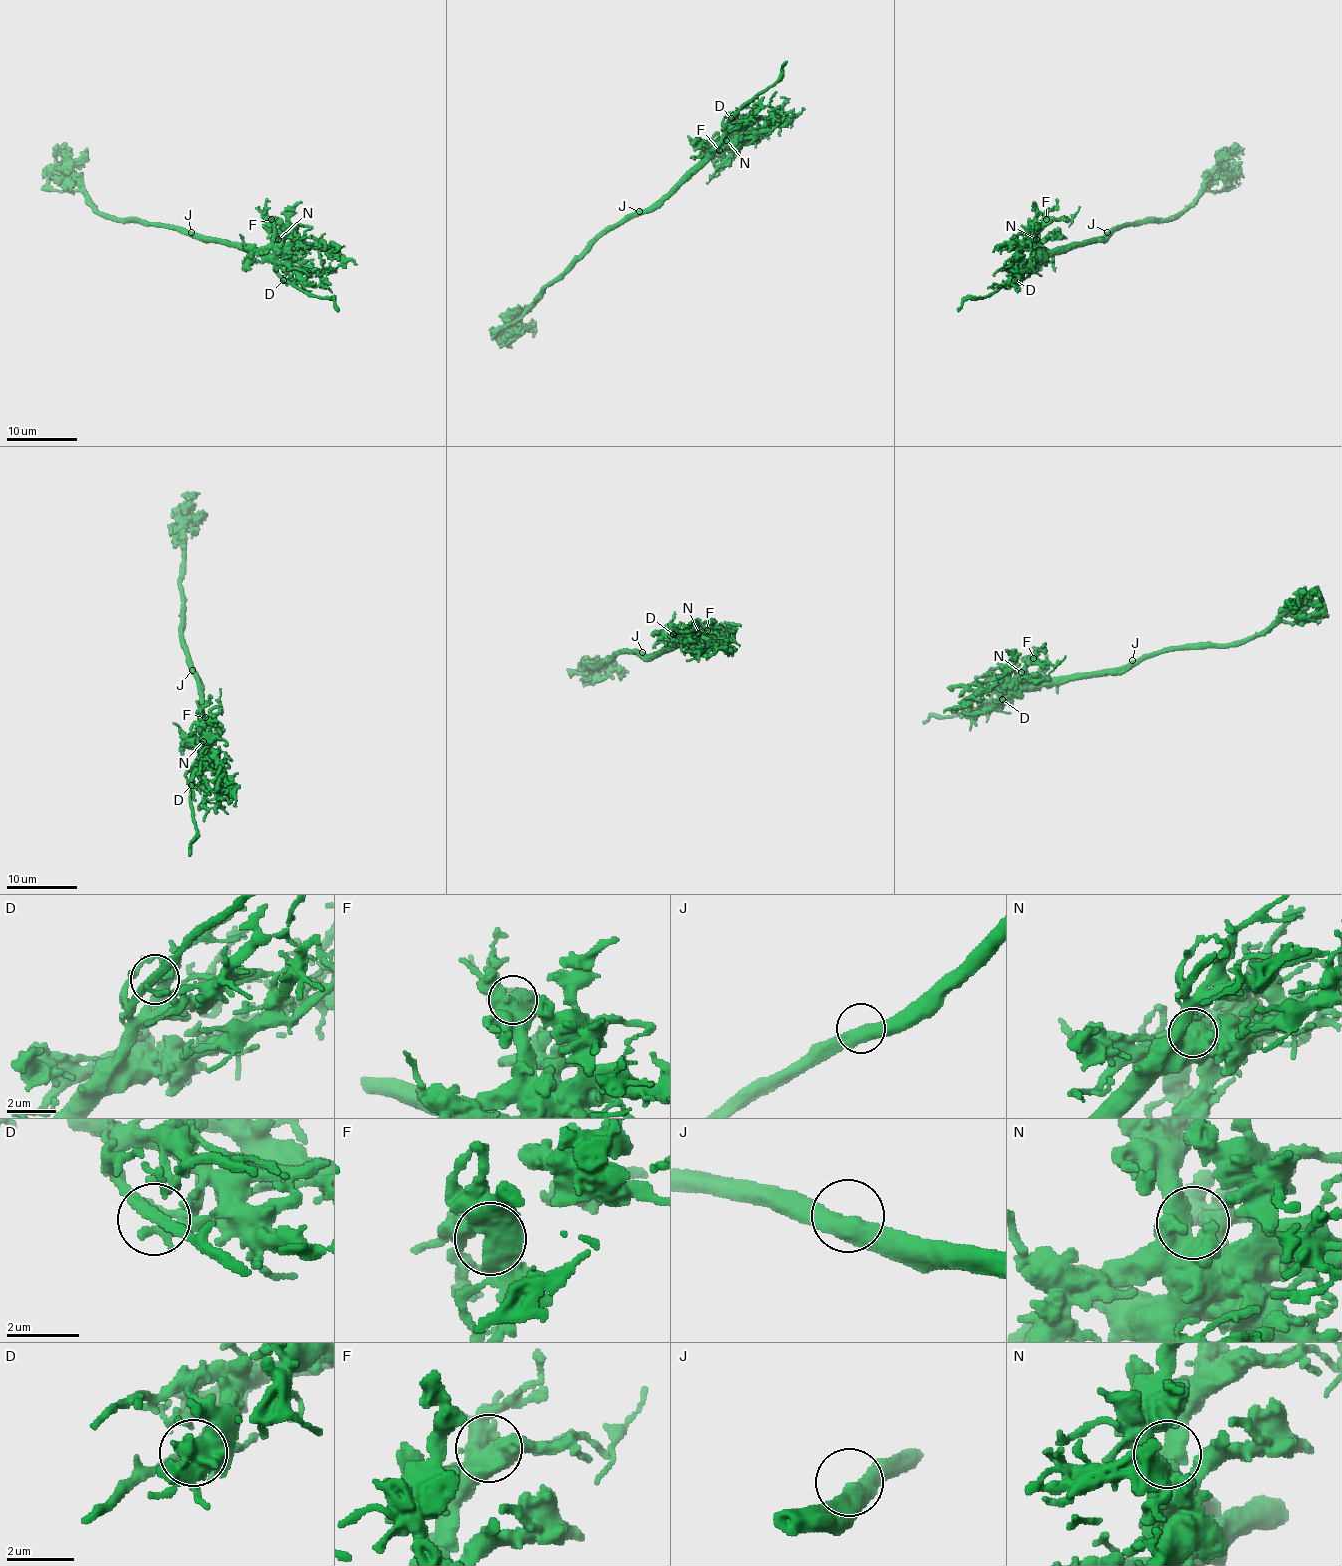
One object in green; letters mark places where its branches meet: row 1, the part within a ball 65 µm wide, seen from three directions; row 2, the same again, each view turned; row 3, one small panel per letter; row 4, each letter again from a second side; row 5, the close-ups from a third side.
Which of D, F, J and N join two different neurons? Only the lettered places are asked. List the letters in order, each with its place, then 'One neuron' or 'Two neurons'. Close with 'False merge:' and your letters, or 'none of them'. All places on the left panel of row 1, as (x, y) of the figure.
D: Place: (283, 280). One neuron
F: Place: (271, 219). One neuron
J: Place: (191, 232). One neuron
N: Place: (278, 239). One neuron
False merge: none of them

